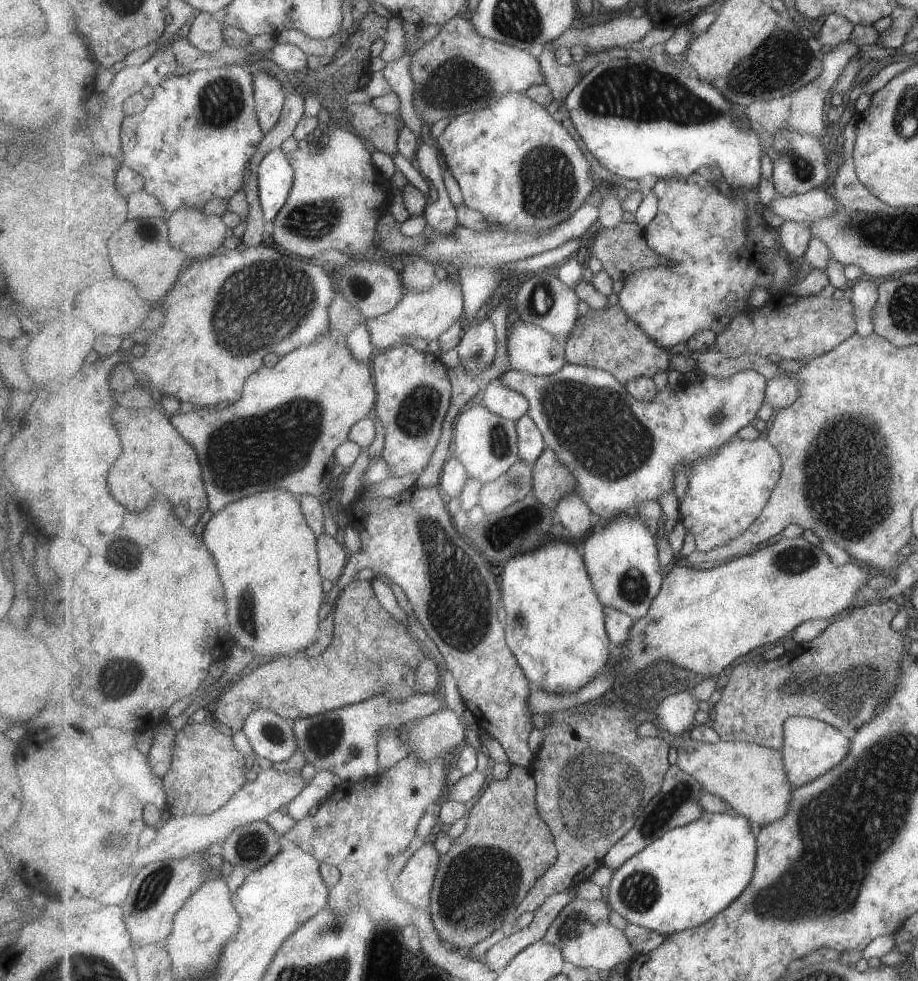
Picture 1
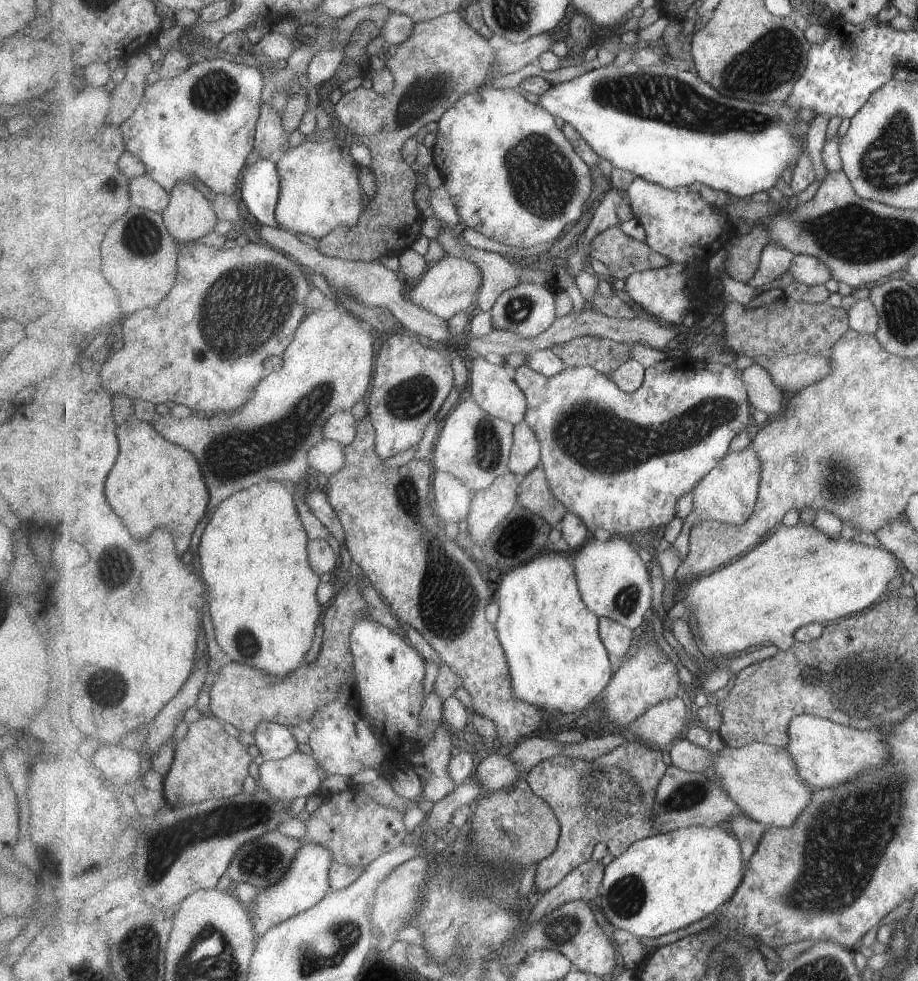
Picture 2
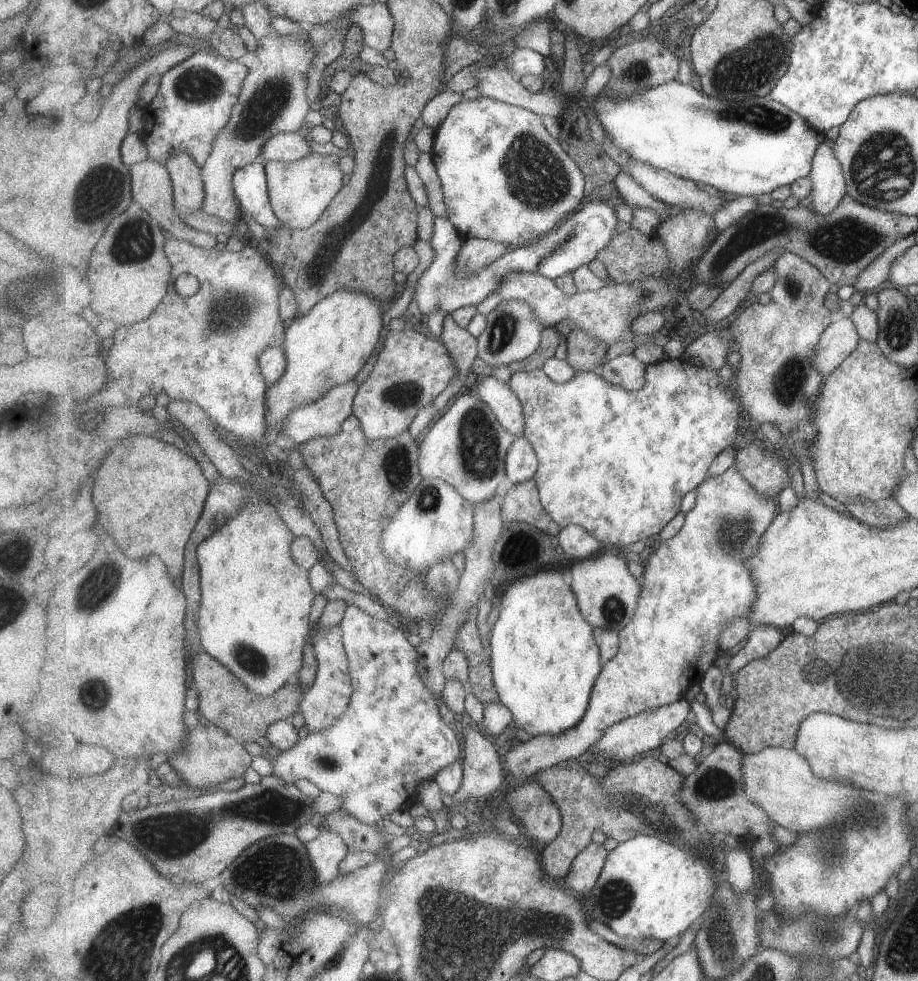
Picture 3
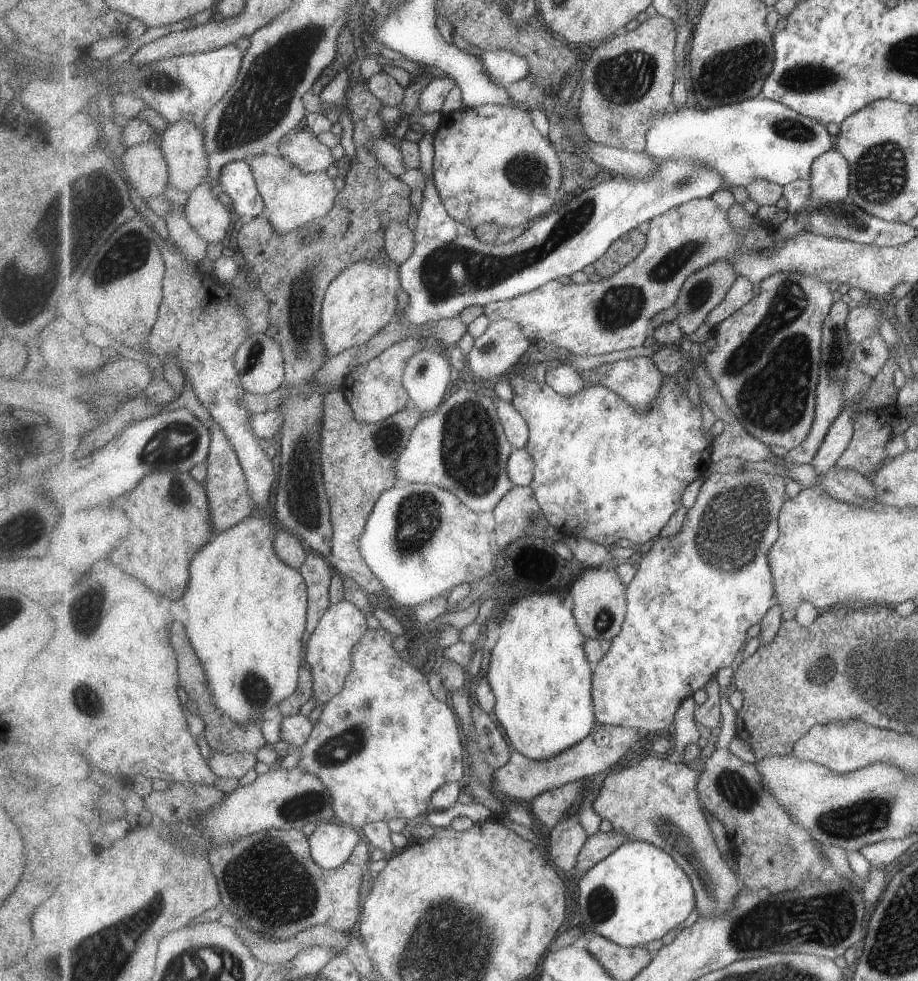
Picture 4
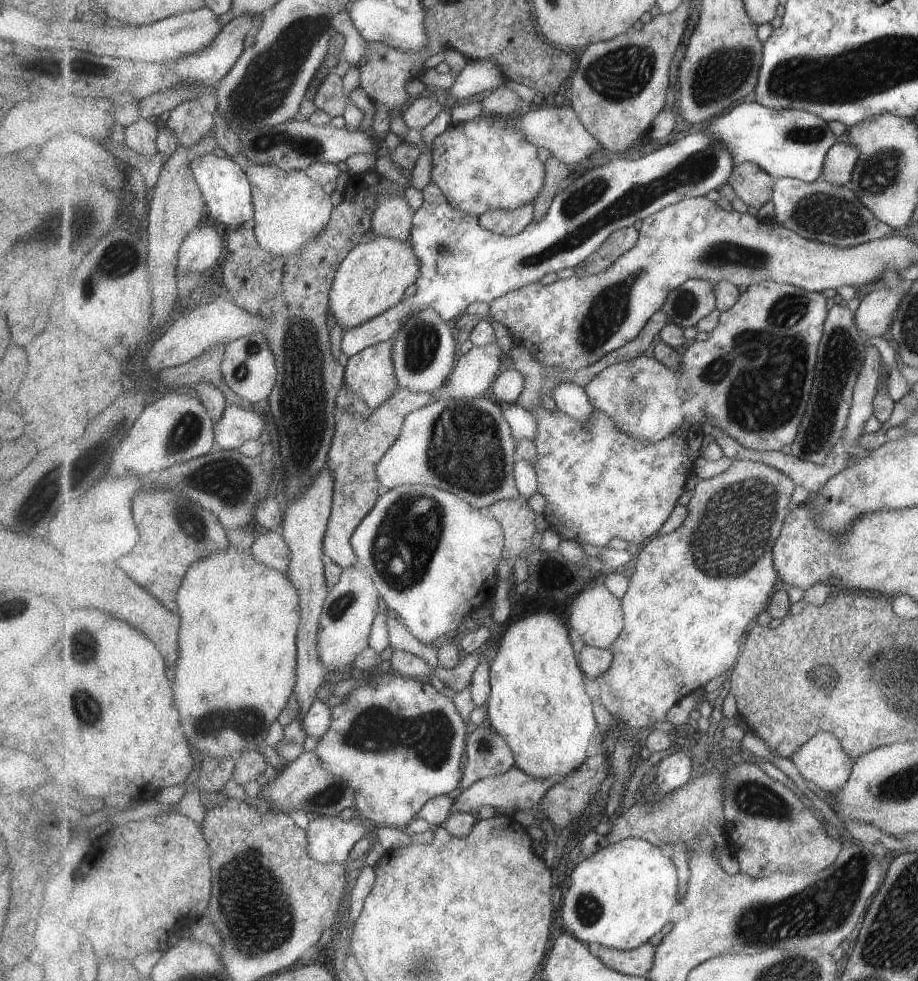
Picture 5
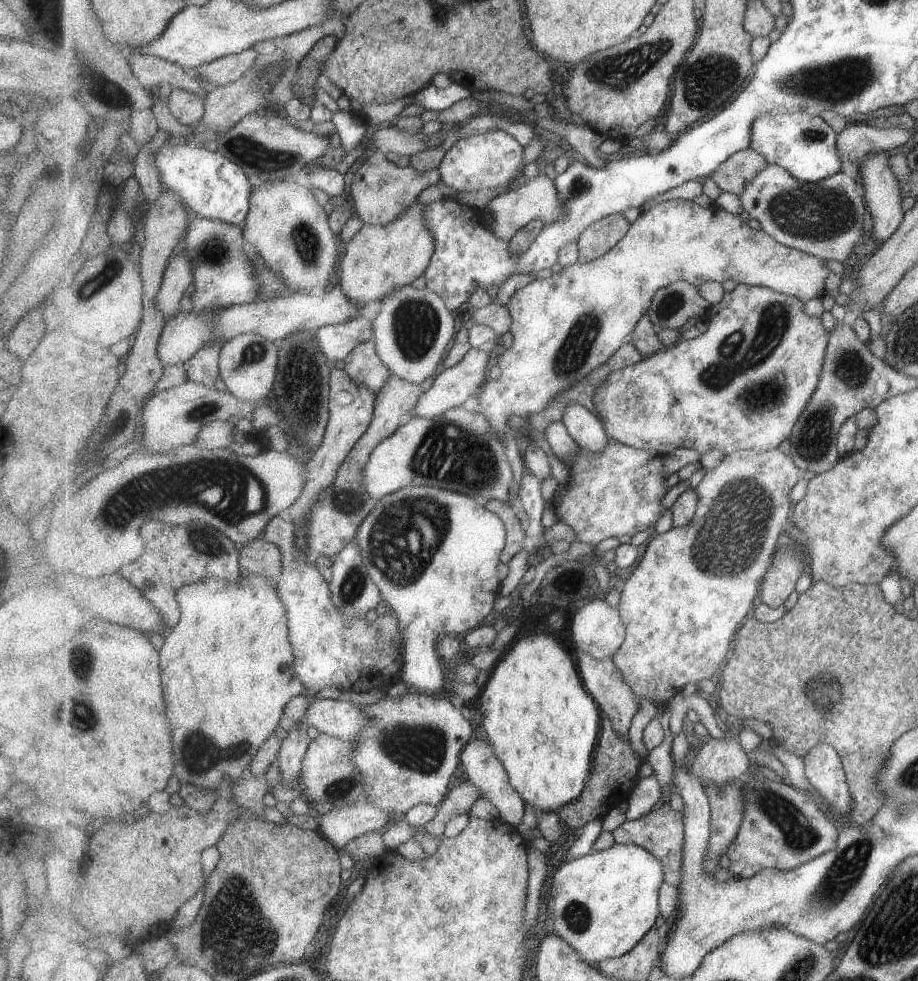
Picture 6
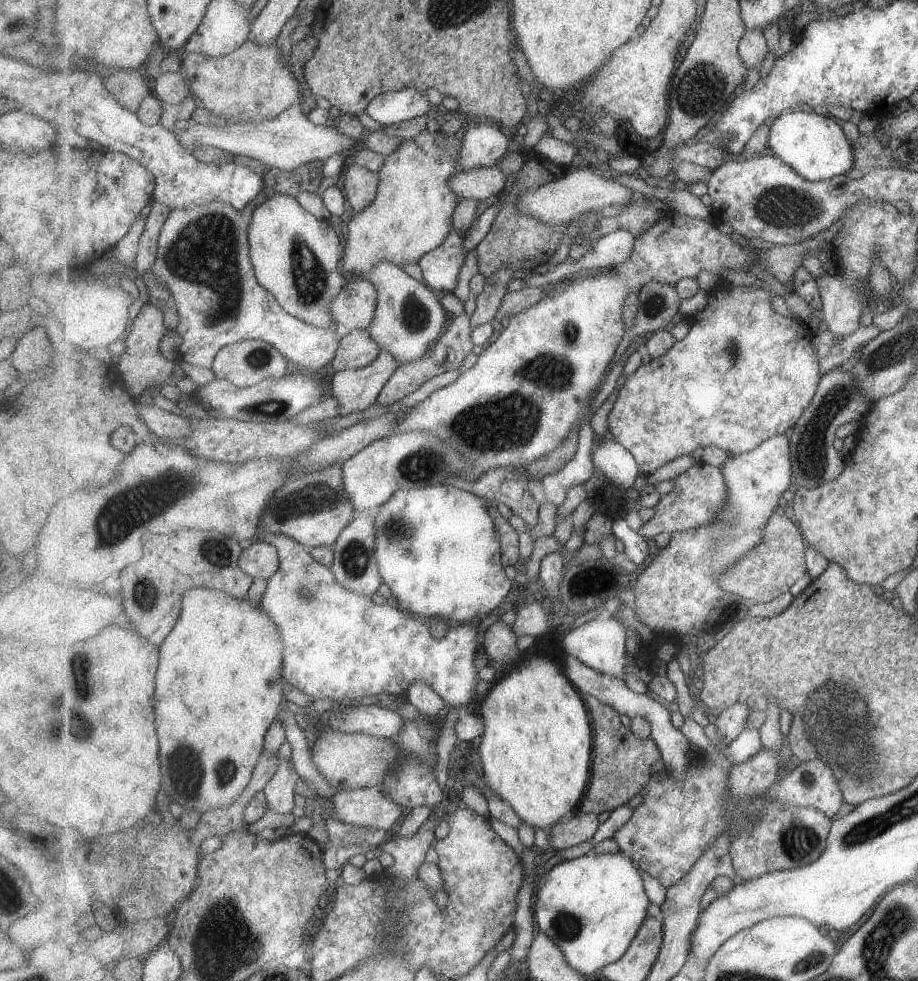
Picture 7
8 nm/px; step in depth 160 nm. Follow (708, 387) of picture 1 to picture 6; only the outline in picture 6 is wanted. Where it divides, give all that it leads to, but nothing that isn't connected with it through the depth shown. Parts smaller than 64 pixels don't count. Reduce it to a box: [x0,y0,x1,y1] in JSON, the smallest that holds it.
[553,439,668,546]

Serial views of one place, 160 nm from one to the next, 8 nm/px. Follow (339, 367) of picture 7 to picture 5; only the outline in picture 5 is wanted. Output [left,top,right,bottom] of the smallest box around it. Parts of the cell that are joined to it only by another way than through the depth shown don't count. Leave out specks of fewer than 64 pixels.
[344,341,400,409]

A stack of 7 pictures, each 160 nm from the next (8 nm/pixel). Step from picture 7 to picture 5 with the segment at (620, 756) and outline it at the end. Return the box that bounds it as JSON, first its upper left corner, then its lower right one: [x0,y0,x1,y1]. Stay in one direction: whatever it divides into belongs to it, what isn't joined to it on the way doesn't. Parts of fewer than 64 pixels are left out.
[539,748,609,827]

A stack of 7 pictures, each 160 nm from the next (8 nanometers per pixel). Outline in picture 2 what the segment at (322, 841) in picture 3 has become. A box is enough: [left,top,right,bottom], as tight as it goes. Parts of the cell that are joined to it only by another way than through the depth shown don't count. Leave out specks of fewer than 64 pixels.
[247,842,335,939]

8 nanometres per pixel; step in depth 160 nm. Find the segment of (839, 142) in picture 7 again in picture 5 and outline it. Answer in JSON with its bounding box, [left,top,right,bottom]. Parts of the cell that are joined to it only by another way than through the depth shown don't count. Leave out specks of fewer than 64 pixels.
[705,99,838,182]

